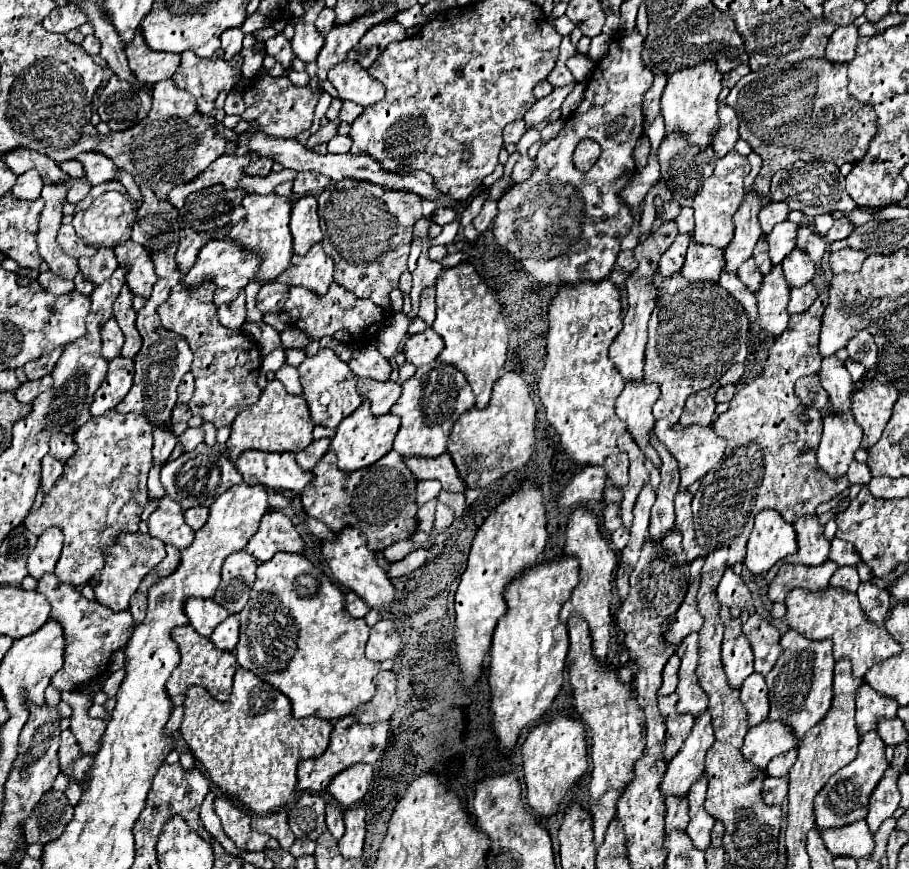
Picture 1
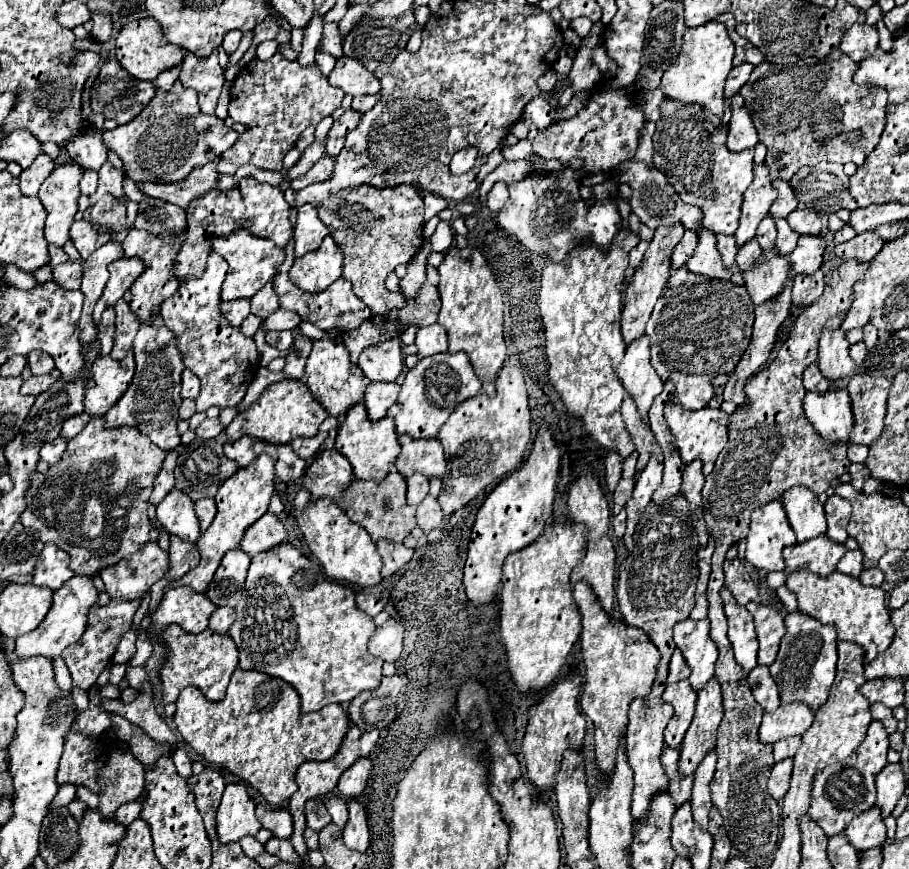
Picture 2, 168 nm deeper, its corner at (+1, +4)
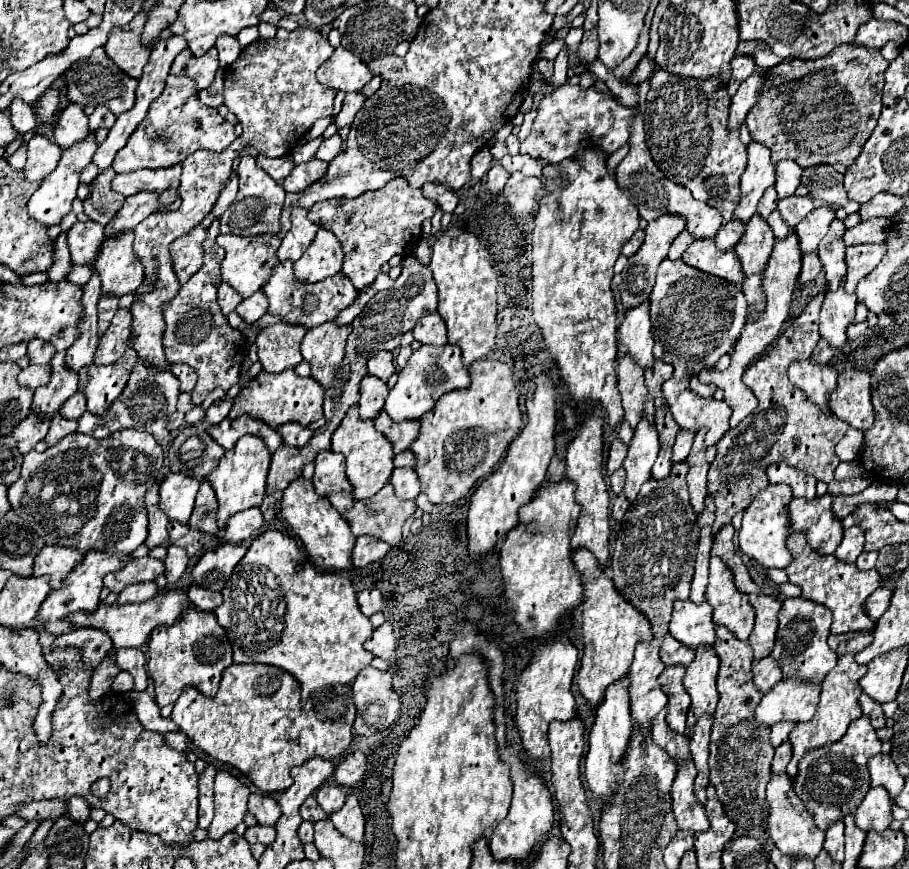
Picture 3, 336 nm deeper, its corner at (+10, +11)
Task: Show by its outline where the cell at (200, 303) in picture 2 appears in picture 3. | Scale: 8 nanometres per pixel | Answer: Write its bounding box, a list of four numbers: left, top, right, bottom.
[162,220,246,406]

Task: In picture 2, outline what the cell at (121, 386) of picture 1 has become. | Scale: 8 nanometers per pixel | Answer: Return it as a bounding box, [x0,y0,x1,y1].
[85,353,135,415]

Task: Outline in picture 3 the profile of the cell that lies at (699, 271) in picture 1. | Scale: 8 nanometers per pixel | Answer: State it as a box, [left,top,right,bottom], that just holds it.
[682,240,742,284]

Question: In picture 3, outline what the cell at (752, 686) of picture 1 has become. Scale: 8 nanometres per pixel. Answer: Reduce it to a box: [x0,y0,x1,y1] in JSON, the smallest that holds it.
[752,658,782,694]

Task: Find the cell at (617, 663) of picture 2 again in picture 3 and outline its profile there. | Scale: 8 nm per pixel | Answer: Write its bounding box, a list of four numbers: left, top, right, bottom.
[572,548,652,706]

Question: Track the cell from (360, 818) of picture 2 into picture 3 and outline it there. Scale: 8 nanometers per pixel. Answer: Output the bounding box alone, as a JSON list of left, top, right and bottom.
[328,796,364,842]

